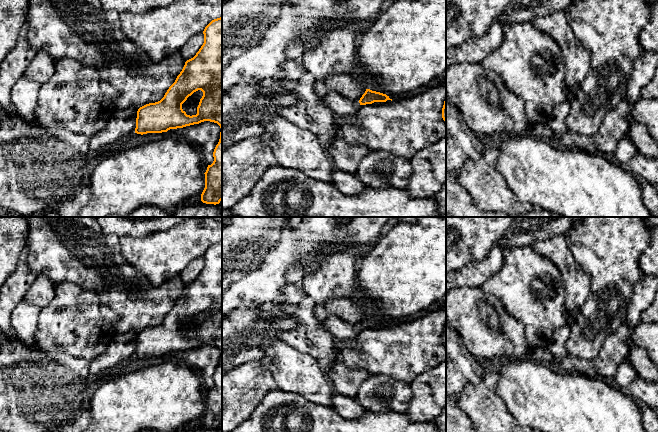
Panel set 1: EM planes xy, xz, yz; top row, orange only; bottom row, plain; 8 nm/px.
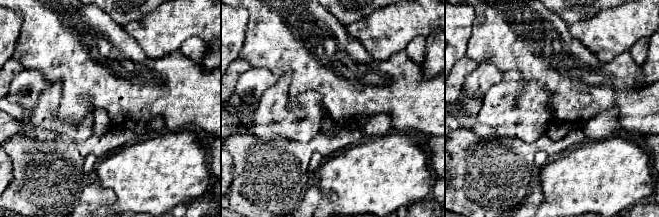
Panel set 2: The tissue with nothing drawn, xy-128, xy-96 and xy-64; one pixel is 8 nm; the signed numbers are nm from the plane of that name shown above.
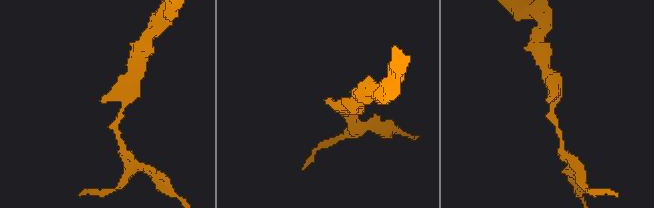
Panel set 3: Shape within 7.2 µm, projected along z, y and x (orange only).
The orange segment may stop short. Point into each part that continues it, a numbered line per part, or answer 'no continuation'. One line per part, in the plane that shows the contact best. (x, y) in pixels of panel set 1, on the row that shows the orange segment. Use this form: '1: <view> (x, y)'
no continuation

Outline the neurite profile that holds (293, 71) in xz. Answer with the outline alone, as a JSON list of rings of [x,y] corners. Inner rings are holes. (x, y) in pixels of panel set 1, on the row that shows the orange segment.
[[[288,58],[283,61],[280,72],[283,75],[284,82],[287,83],[299,82],[308,77],[301,61],[295,61]]]

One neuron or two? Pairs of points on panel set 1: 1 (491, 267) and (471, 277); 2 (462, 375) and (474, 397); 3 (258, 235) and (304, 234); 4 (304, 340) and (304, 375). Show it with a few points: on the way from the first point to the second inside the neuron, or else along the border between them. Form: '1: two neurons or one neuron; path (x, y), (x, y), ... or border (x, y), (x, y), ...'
1: one neuron; path (486, 267), (476, 274)
2: two neurons; border (486, 372), (478, 383), (464, 388), (458, 406)
3: two neurons; border (279, 238), (279, 241), (268, 251), (265, 257)
4: two neurons; border (283, 342), (311, 355), (321, 369)

